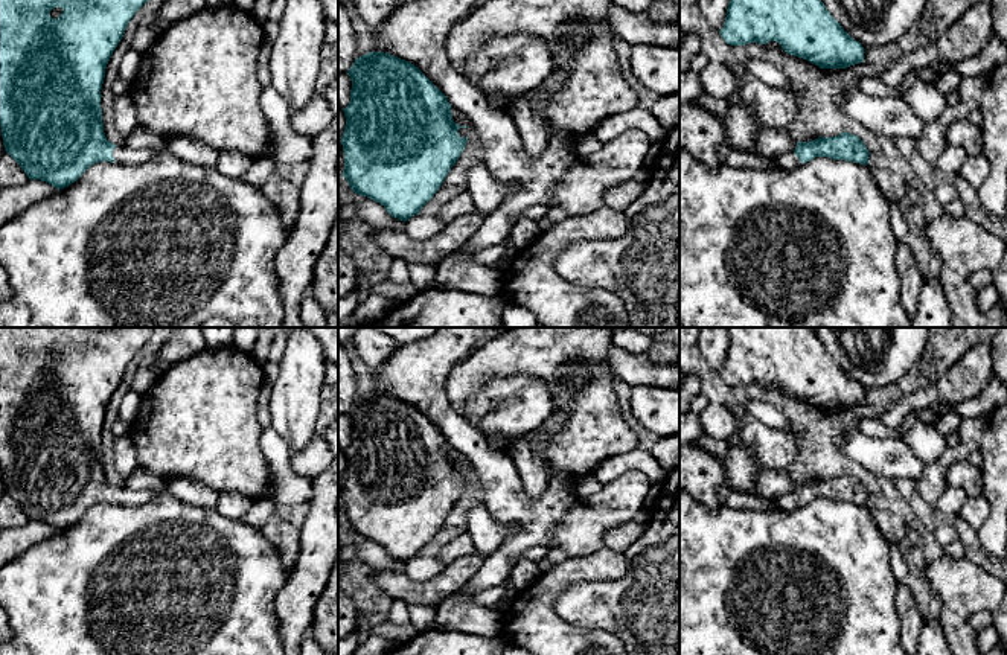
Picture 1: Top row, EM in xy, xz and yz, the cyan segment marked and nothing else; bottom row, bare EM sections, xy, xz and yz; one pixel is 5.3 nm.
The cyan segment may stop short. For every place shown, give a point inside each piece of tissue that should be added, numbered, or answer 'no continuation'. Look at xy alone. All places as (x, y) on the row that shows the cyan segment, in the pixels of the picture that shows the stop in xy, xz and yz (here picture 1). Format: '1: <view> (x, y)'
1: xy (122, 154)

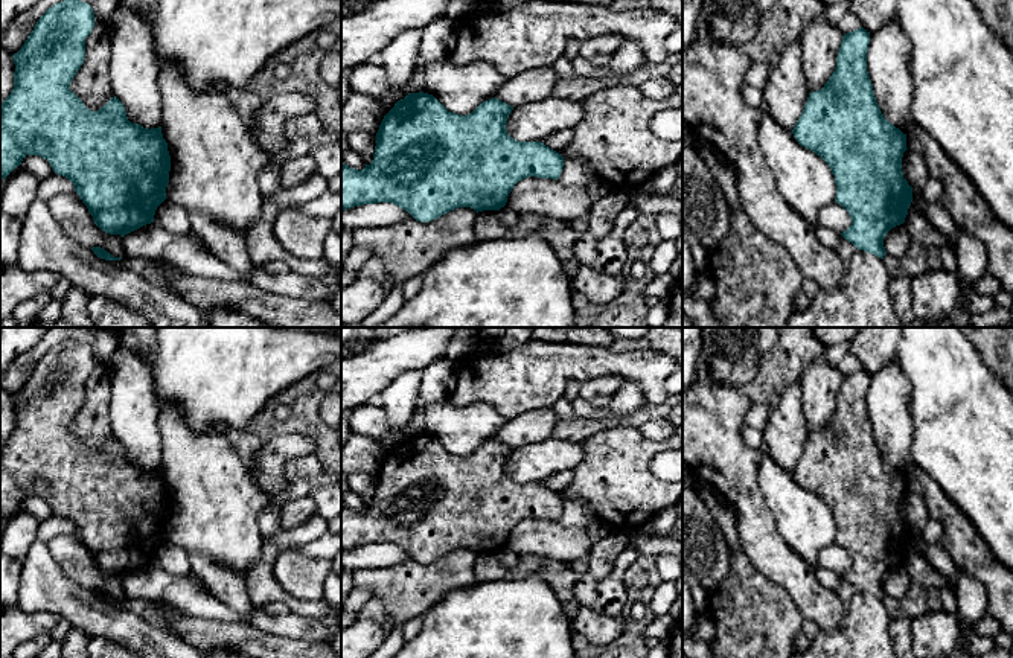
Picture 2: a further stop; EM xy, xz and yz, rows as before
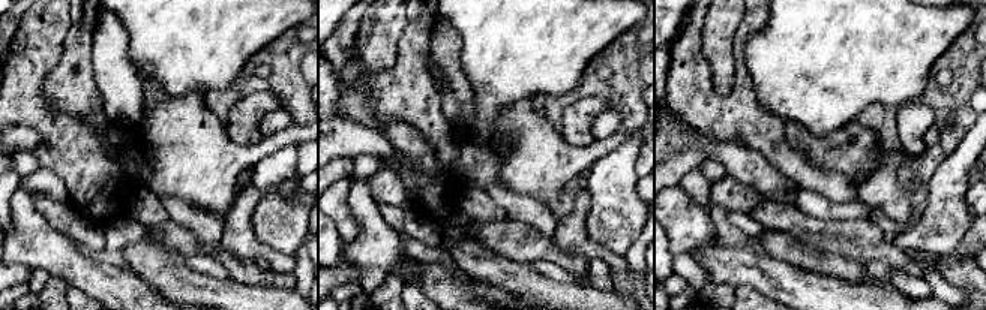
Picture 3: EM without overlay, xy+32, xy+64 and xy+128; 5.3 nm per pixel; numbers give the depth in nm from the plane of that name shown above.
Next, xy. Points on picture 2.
no continuation

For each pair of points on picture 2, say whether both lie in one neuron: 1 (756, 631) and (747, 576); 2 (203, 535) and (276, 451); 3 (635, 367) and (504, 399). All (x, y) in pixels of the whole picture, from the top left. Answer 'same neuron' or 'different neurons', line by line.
1: same neuron
2: different neurons
3: same neuron

